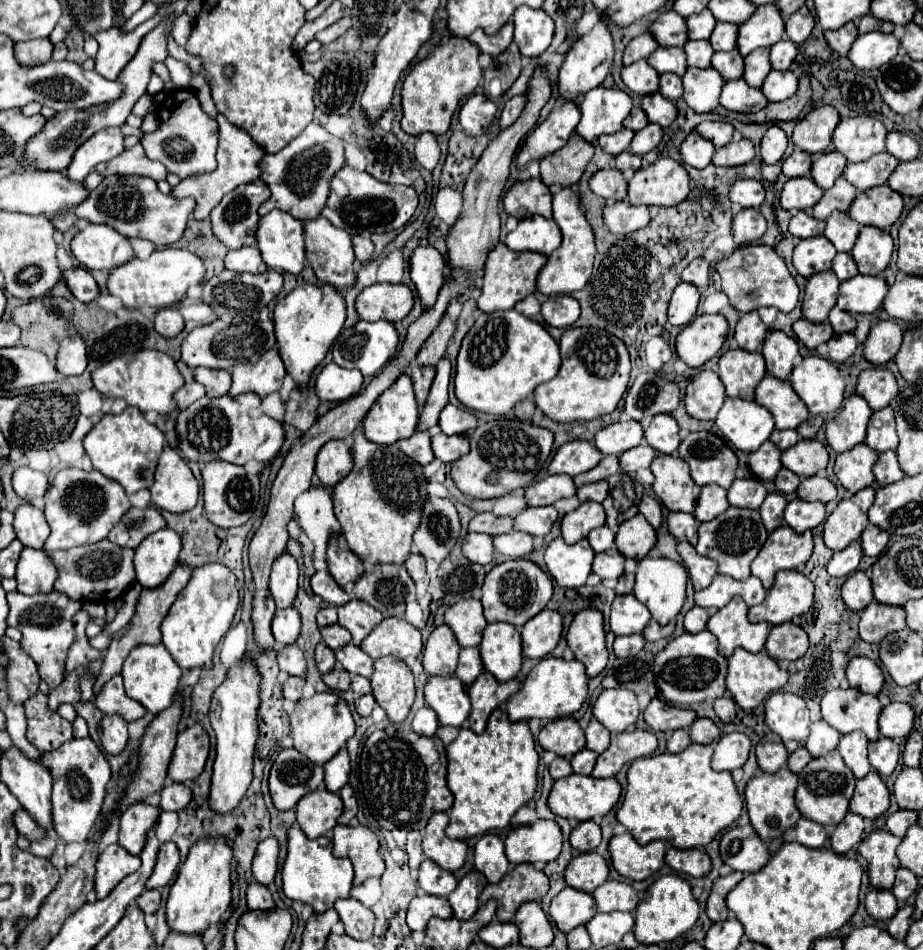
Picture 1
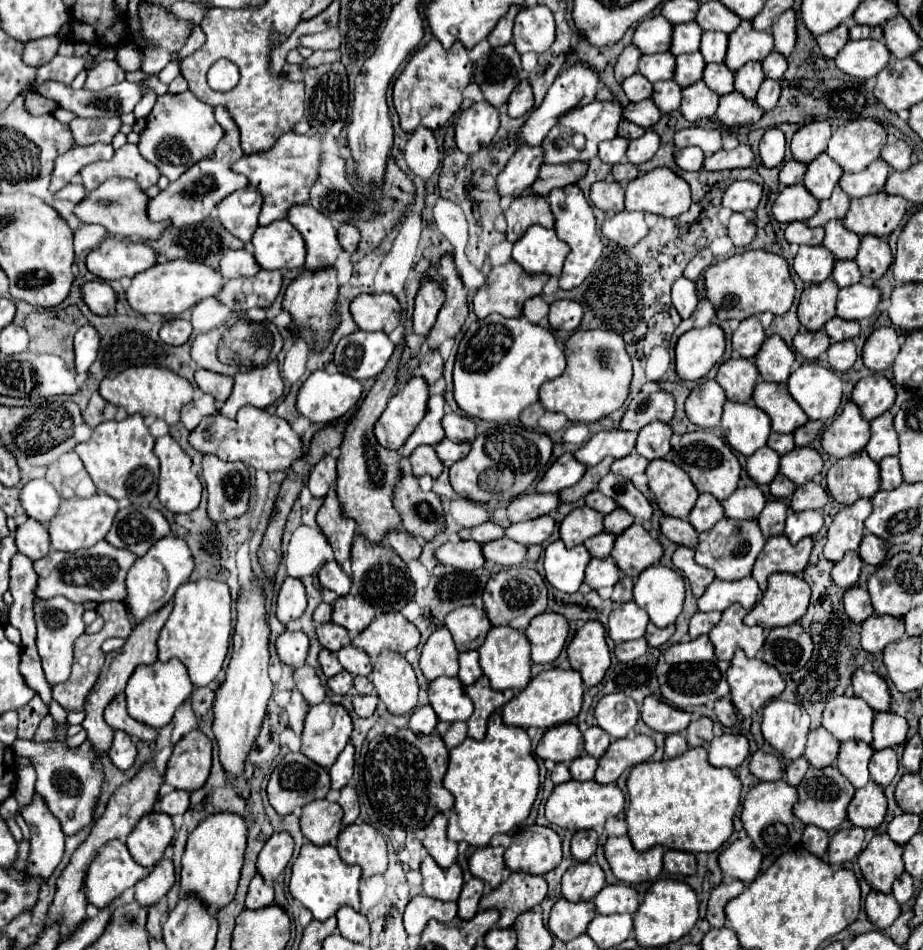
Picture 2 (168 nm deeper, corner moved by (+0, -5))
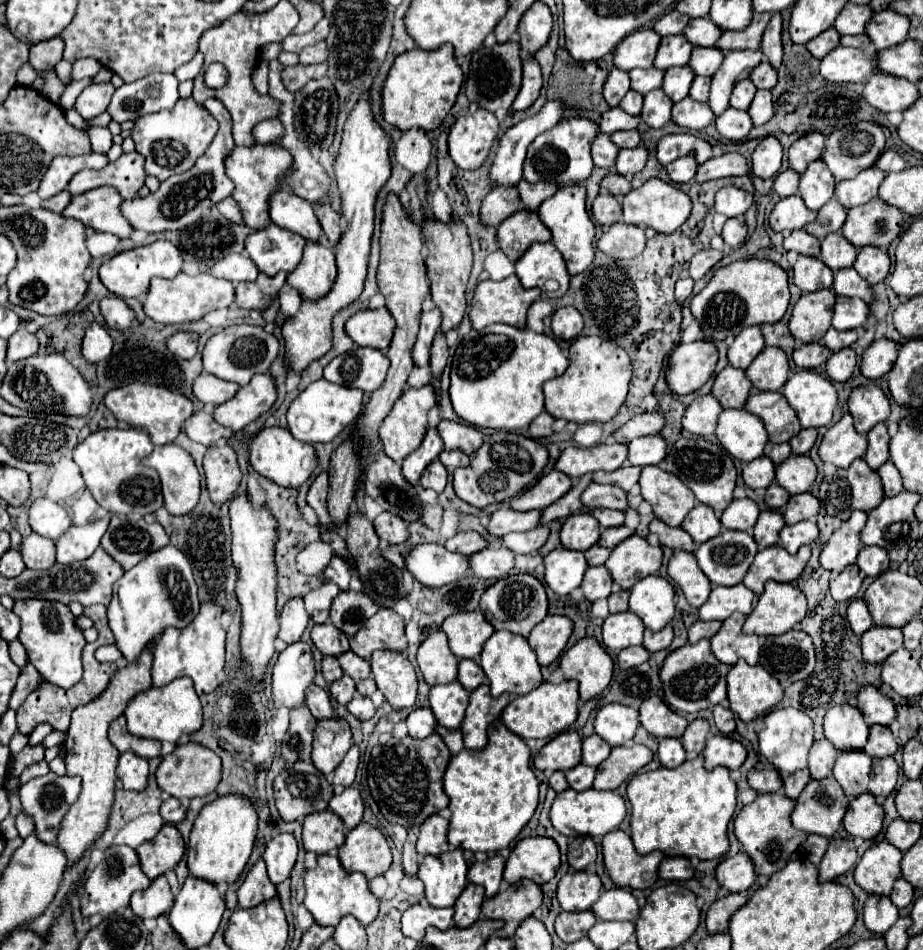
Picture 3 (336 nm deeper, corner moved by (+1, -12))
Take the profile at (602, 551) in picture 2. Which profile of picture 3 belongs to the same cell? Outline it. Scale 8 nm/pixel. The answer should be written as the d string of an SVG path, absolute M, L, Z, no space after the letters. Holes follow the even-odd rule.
M595 544L595 546L591 546L587 552L585 552L585 558L587 558L587 564L589 566L601 566L601 564L605 564L605 560L609 558L609 548L603 548L603 546L599 546L599 544Z

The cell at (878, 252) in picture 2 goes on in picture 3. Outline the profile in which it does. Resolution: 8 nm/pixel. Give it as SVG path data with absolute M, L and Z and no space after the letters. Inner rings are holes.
M863 246L857 254L853 268L873 286L873 284L883 282L887 278L889 268L891 268L891 260L889 260L887 252L879 250L875 246Z

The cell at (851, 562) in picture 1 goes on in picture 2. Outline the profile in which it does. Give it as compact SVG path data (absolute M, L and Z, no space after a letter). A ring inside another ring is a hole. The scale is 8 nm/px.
M858 551L846 553L840 561L834 563L832 581L842 589L850 589L856 585L858 577L860 577L860 569L862 569L862 559L860 559Z

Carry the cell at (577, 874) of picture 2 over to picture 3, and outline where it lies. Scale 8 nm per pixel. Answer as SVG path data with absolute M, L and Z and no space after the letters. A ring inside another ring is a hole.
M569 872L559 880L557 898L563 910L591 910L601 894L601 880L591 872Z

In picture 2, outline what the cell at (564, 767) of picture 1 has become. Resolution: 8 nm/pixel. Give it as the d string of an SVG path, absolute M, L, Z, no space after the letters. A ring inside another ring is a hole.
M556 763L554 771L552 771L552 781L554 781L556 785L560 785L560 783L566 783L566 781L570 781L570 779L572 779L572 777L570 777L568 765L566 765L566 763Z

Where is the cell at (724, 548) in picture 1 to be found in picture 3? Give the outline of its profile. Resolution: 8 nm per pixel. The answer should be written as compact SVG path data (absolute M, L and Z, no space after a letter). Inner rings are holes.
M723 530L719 536L697 546L695 558L705 576L717 586L737 586L743 582L759 546L747 532Z

